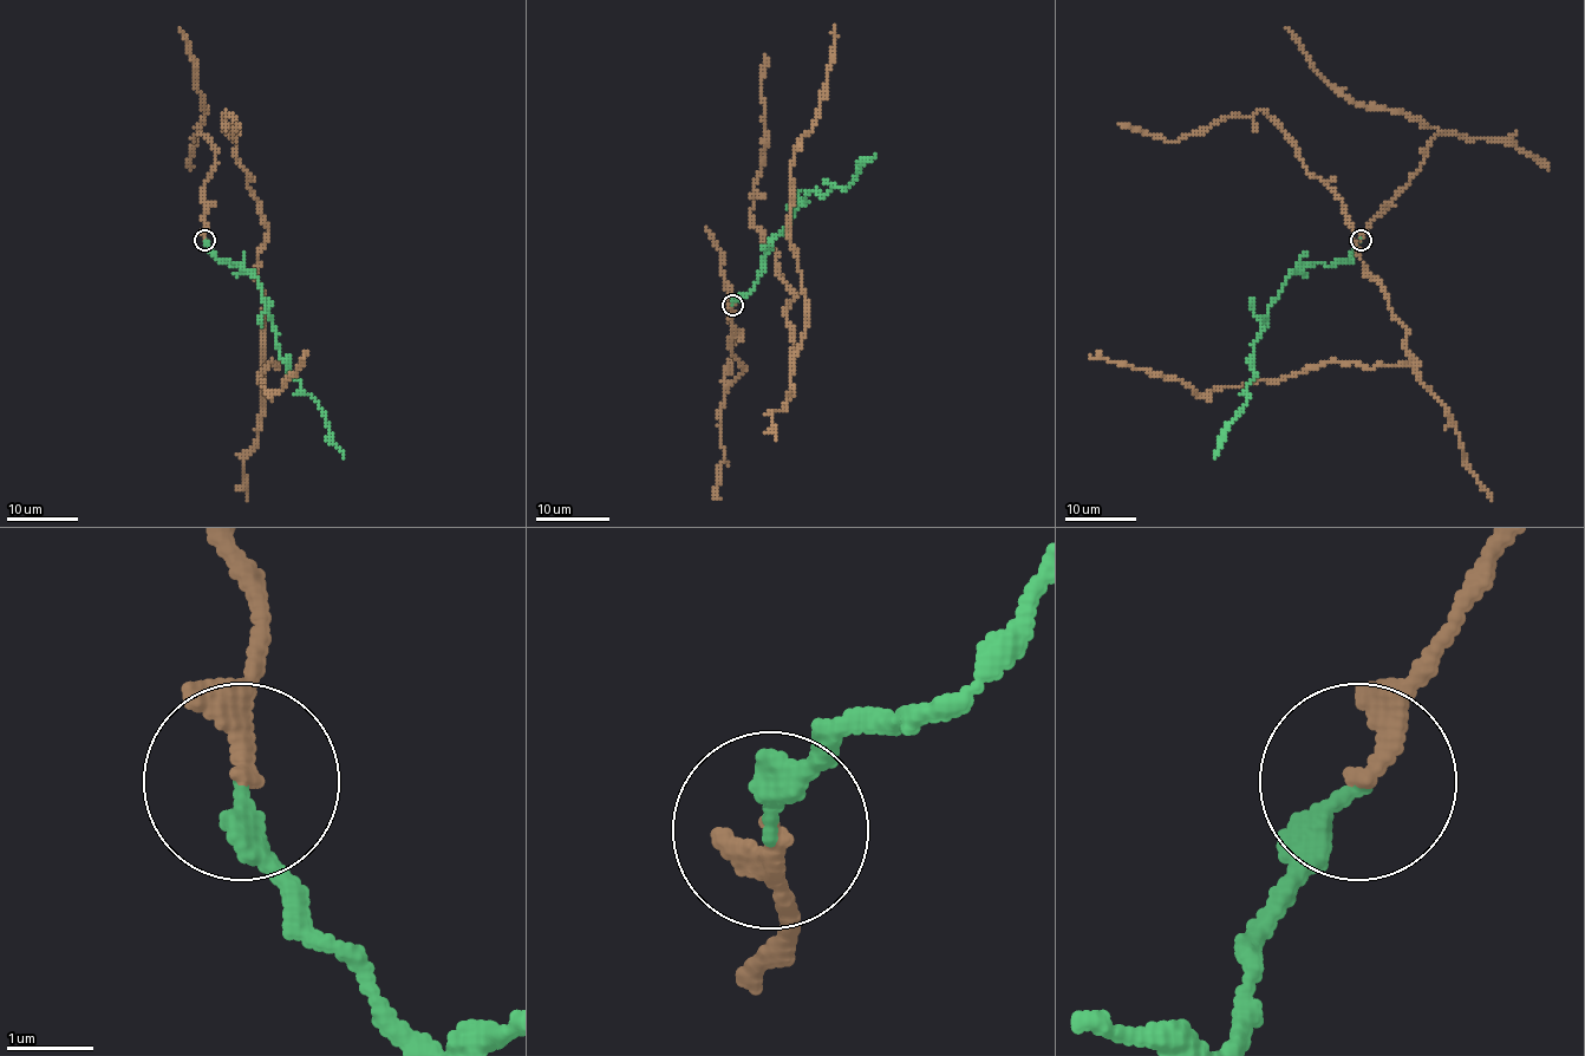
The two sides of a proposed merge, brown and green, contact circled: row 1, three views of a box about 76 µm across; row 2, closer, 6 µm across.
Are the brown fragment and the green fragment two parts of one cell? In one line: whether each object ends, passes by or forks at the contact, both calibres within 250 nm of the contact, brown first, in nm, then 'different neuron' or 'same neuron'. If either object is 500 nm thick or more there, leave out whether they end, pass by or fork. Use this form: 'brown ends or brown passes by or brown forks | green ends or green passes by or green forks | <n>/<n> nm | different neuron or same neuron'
brown ends | green ends | 240/280 nm | same neuron

